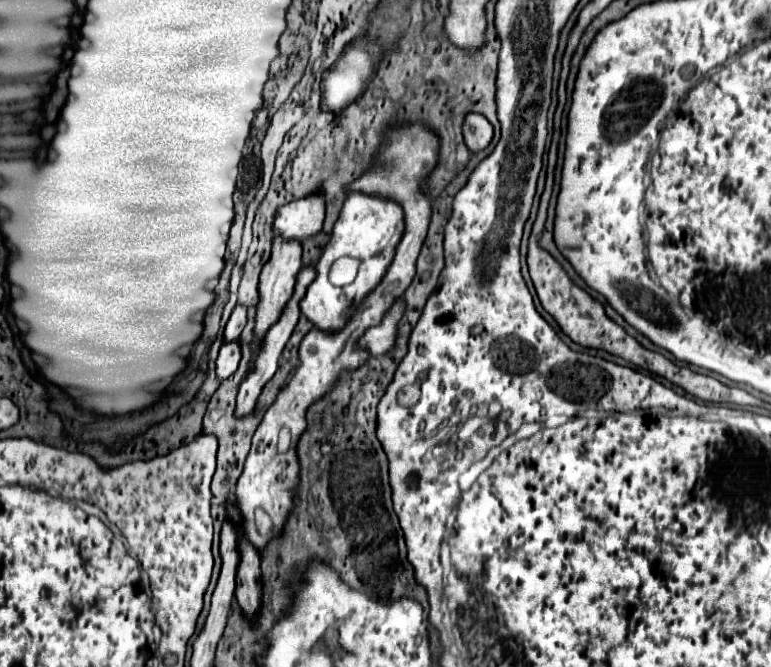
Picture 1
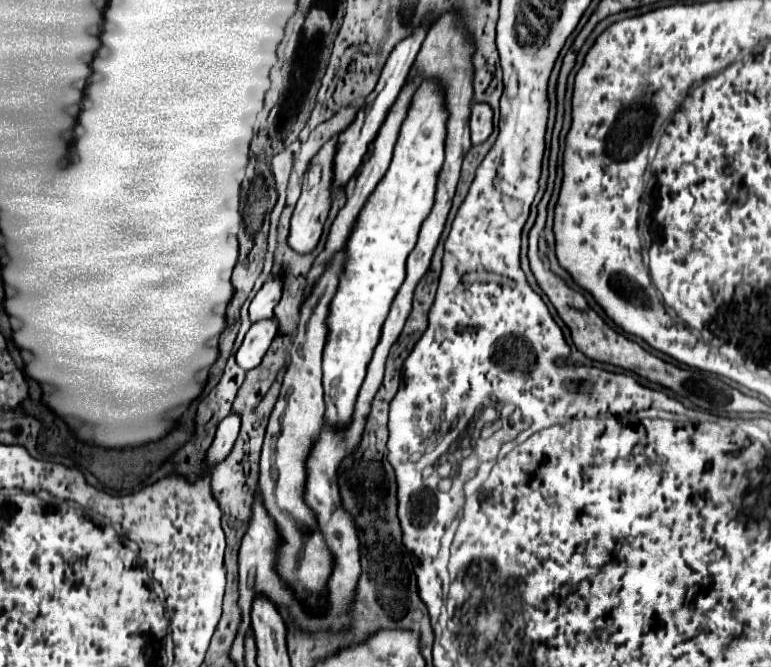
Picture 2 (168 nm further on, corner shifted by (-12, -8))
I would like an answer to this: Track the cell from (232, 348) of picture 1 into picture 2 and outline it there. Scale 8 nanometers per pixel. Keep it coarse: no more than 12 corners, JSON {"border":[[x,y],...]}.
{"border":[[276,318],[258,320],[236,352],[244,370],[256,368],[278,332]]}

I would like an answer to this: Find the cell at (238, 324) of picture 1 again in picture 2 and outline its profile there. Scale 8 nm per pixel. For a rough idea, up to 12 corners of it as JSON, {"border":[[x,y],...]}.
{"border":[[284,272],[272,274],[250,304],[250,320],[272,318]]}

